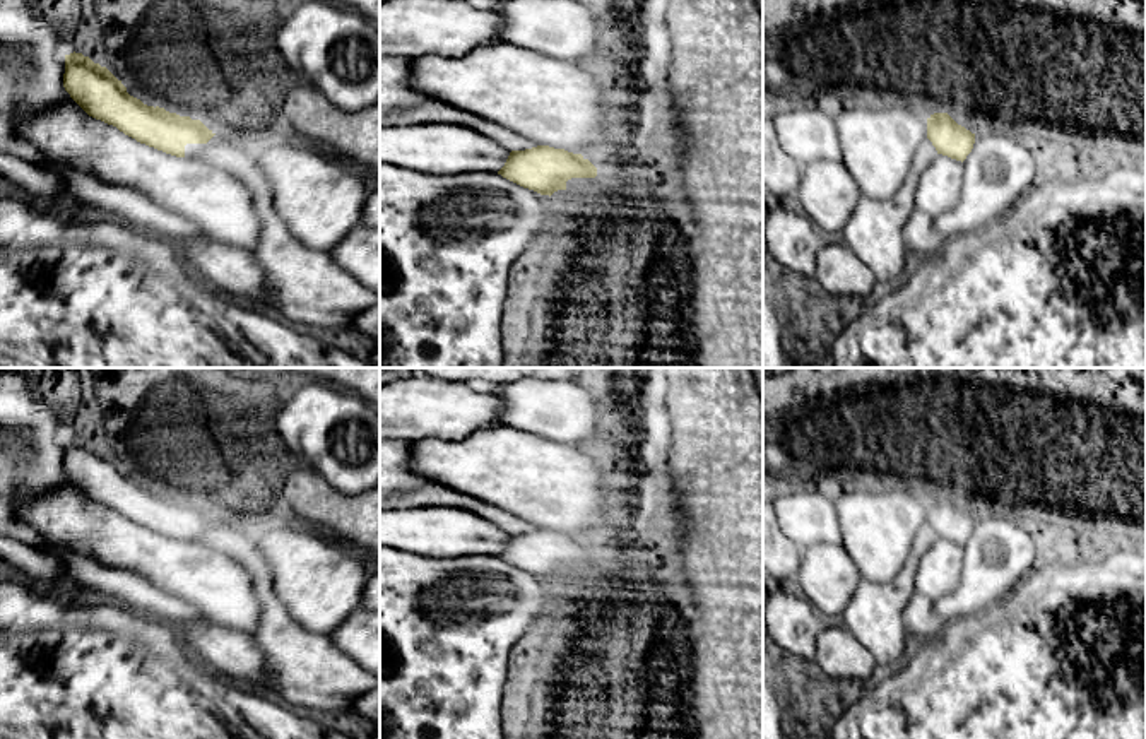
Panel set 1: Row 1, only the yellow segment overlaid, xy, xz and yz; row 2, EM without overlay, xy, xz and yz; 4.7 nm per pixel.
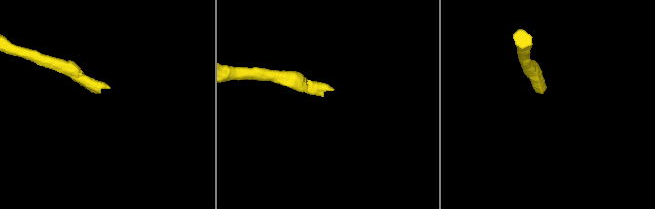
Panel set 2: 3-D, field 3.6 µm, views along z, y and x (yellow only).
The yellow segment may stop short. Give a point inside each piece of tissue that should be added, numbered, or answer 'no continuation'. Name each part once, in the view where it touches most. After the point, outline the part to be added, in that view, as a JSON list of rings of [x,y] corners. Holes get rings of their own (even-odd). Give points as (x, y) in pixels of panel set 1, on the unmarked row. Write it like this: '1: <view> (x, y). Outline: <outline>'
1: xz (573, 575). Outline: [[[571,561],[566,565],[566,583],[575,583],[576,587],[587,580],[587,573],[582,570],[592,561]]]

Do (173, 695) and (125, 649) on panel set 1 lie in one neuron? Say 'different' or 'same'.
same

